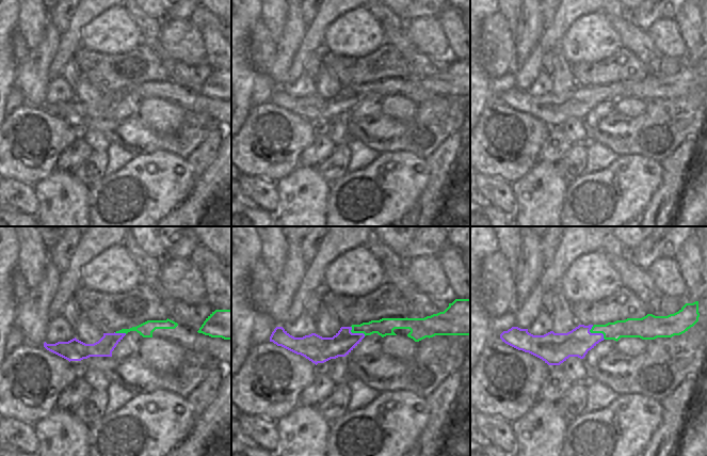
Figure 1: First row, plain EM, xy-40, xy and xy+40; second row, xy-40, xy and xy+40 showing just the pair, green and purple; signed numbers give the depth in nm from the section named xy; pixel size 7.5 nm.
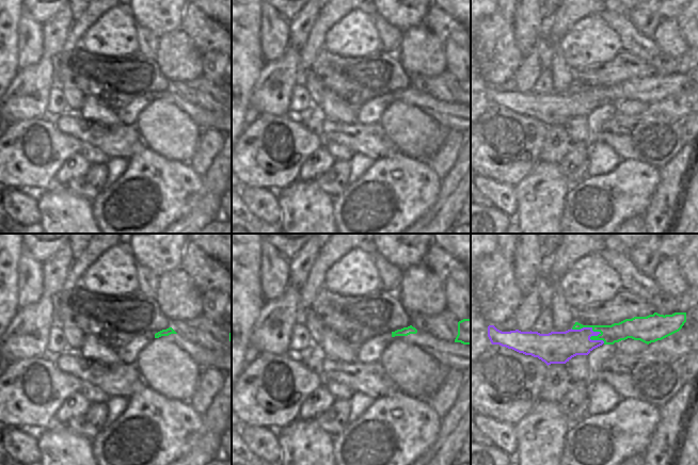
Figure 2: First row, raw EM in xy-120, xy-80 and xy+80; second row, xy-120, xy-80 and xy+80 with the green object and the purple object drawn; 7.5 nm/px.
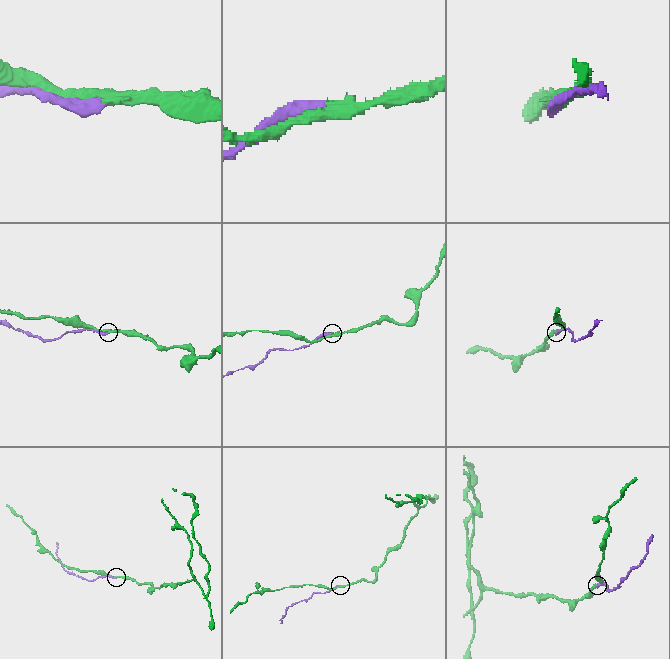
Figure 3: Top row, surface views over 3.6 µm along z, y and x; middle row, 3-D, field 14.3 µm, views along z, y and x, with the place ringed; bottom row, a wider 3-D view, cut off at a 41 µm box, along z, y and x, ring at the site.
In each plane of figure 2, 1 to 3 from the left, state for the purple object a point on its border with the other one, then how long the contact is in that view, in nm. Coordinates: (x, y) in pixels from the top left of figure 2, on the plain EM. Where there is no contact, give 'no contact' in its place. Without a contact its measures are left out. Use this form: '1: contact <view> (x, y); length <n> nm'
1: no contact
2: no contact
3: contact xy+80 (597, 92); length 280 nm

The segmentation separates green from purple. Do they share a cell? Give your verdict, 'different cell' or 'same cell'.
different cell

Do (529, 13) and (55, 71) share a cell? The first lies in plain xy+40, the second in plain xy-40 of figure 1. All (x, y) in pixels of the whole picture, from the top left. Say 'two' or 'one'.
two

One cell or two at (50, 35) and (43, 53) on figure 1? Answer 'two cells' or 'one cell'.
one cell

